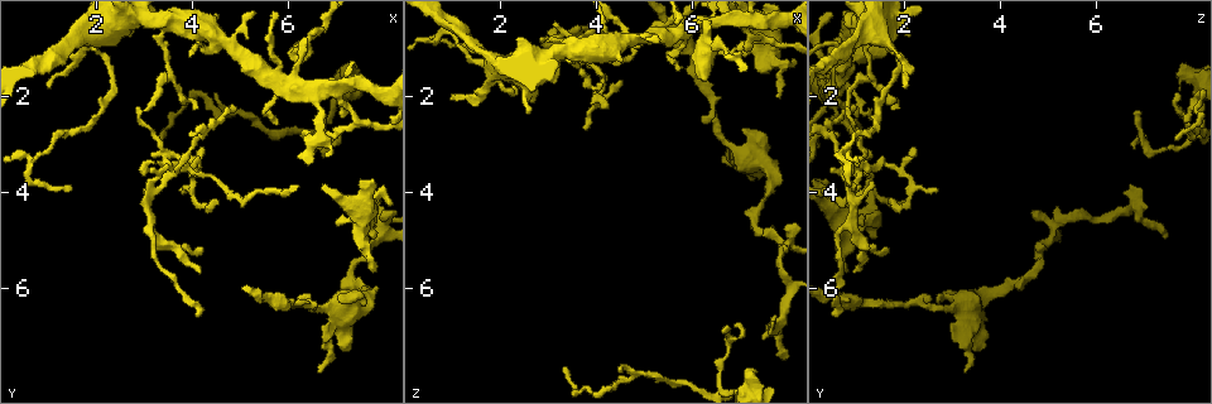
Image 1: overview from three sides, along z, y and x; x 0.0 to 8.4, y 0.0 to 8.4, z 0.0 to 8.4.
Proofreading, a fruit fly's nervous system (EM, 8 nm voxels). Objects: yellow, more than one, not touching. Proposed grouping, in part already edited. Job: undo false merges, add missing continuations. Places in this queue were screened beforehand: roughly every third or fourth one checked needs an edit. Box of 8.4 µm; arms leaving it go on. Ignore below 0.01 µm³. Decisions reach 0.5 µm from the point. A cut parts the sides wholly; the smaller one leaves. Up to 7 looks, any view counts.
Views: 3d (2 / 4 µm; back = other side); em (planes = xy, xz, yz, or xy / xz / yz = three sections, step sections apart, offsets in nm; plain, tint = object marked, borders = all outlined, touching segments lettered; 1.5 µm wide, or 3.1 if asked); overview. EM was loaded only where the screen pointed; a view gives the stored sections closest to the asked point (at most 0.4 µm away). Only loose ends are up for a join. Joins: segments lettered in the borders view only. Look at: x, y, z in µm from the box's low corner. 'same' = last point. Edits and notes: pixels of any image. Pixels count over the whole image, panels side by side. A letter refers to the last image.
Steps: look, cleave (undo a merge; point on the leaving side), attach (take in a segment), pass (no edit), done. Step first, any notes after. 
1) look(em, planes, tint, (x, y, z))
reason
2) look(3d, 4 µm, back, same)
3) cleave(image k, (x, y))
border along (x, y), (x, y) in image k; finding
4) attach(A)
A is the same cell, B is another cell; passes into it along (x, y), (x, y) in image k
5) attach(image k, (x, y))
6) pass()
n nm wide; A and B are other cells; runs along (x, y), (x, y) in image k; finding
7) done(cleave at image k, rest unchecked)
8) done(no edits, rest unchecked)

look(3d, 2 µm, (6.00, 6.35, 1.15))
sudden change in width

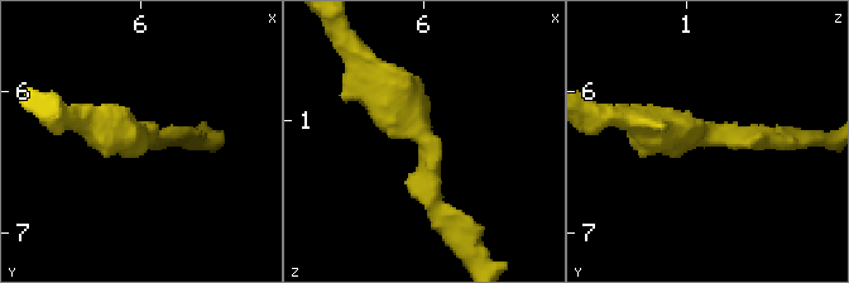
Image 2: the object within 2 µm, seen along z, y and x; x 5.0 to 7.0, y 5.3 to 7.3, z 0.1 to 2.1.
look(em, planes, borders, (6.04, 6.32, 1.22))

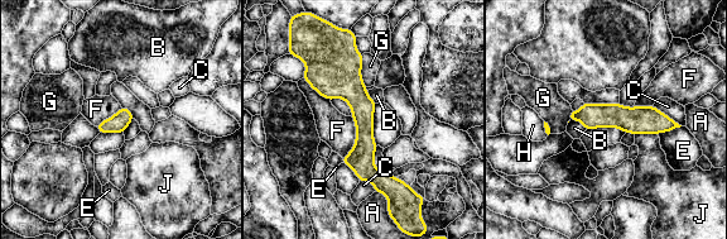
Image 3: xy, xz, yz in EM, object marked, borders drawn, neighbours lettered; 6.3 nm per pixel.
pass()
A, B, C, E, F, G, H and J are other cells; continuous, no second neuron

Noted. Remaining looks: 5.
look(em, planes, plain, (4.25, 5.20, 1.75))
tapers out

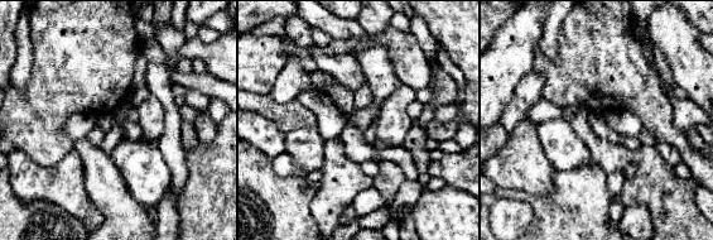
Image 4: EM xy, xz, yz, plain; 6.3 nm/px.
look(em, planes, borders, same)
see the neighbours

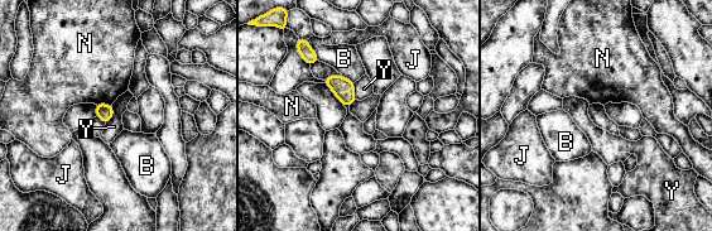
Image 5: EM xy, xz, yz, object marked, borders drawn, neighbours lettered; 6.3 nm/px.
pass()
B, J, N and Y are other cells; border along (111, 104), (96, 105) in image 5; none of them fits

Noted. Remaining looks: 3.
look(3d, 4 µm, (7.90, 5.00, 7.45))
an open end

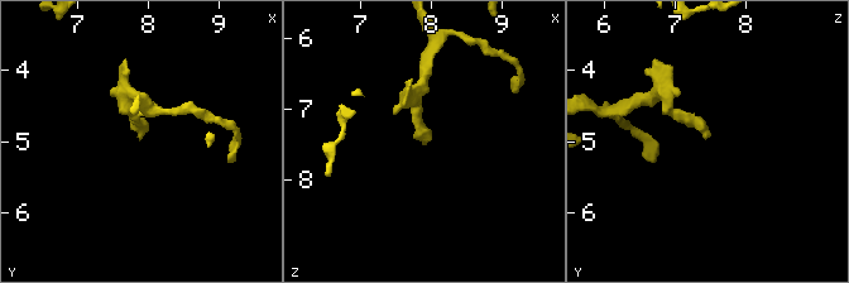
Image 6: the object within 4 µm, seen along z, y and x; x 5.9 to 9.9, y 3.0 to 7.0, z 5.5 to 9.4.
look(em, xy, step 4, borders, (7.85, 5.00, 7.45))
now the EM

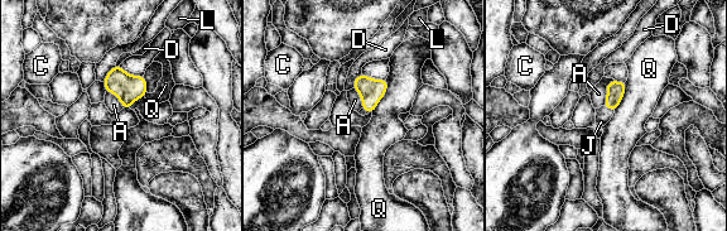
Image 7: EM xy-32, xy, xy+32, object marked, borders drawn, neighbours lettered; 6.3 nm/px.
look(em, planes, borders, same)

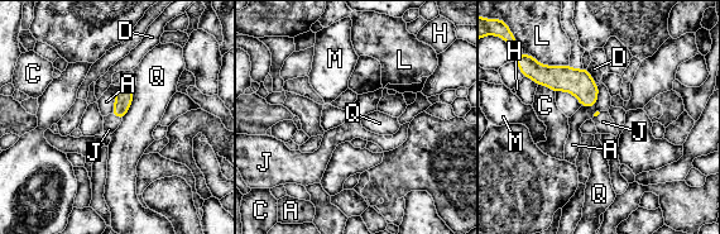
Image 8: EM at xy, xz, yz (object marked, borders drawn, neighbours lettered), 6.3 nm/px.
attach(J)
L touches over 200 nm; J is the same cell, A, C, D, H, L, M and Q are other cells; passes into it along (123, 98), (116, 115), (111, 123) in image 8; the neuron continues

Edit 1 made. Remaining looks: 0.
done(attach at image 8, rest unchecked)

